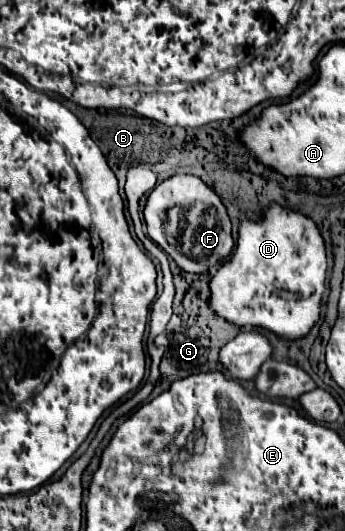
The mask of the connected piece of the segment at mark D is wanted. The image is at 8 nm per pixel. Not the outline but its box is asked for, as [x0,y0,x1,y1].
[210,204,326,340]

